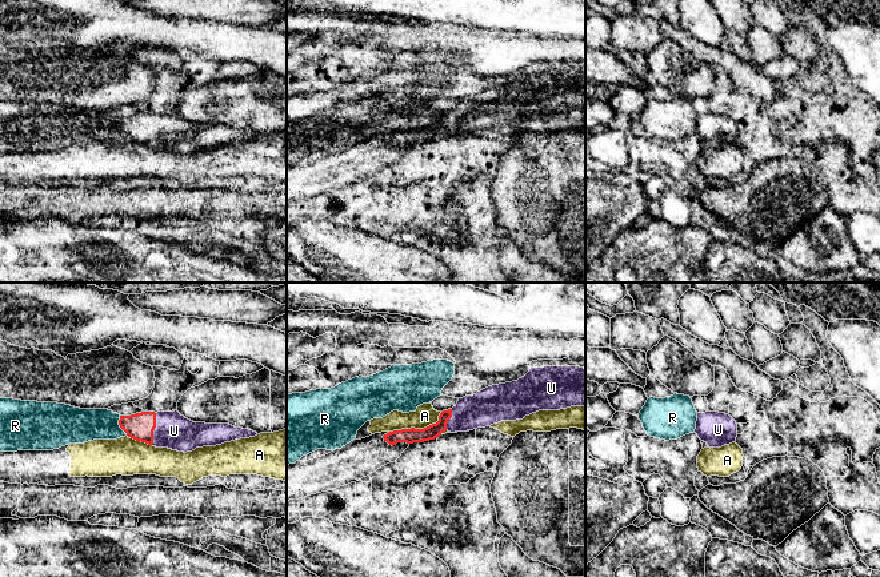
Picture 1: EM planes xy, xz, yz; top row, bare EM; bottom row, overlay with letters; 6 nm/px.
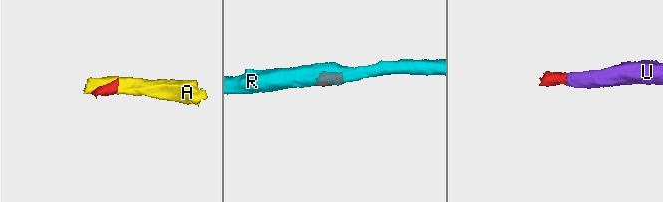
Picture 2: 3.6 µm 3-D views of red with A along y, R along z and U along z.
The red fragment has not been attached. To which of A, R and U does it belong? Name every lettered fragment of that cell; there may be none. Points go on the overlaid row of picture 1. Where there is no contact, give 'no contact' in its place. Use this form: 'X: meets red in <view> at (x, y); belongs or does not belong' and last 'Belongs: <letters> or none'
A: meets red in xz at (418, 429); does not belong
R: meets red in xy at (119, 424); does not belong
U: meets red in xy at (154, 429); belongs
Belongs: U

